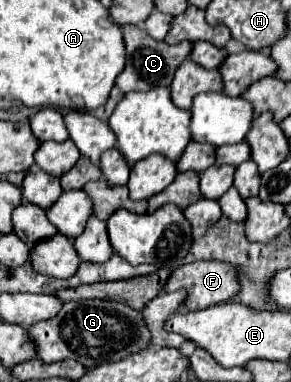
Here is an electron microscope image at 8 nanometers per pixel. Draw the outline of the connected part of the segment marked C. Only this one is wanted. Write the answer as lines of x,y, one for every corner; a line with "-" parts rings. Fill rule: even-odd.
124,25
124,43
126,43
126,67
118,75
116,87
120,91
150,91
156,87
168,87
172,83
176,67
190,55
192,43
182,41
176,45
168,45
164,41
154,41
142,27
138,25

